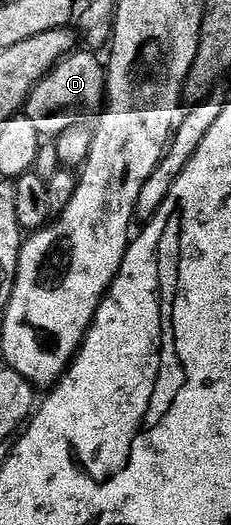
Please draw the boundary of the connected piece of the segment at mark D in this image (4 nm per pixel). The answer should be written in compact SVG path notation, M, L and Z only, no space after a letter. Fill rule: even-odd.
M73 50L60 57L35 84L32 85L31 90L28 91L28 98L22 105L23 115L30 118L30 122L34 122L34 130L40 133L44 138L55 138L62 131L63 128L70 126L78 120L81 115L79 112L88 112L99 109L104 98L104 69L105 65L102 63L95 51Z

